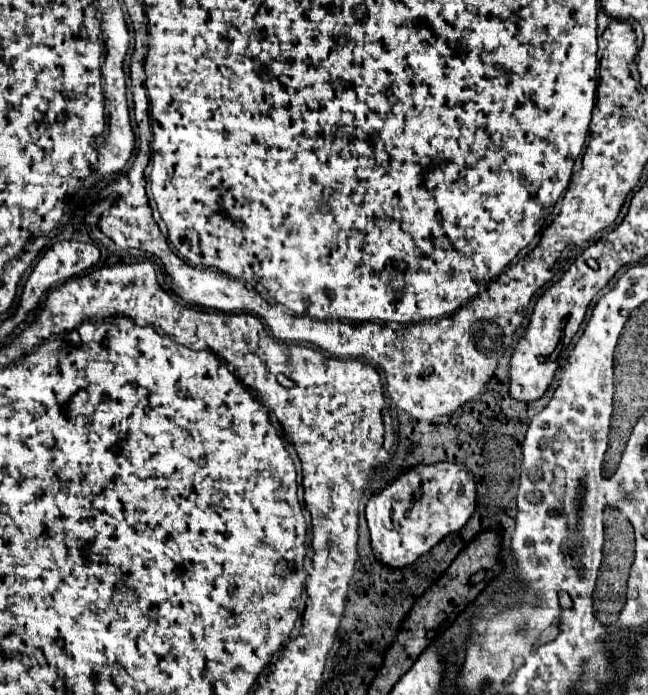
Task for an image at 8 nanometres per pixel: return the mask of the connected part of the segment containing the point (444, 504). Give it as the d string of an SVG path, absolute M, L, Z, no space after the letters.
M454 462L412 466L400 472L388 486L384 486L384 490L372 494L366 504L374 554L380 562L392 568L404 568L426 554L446 534L460 530L474 510L476 480L466 466Z

